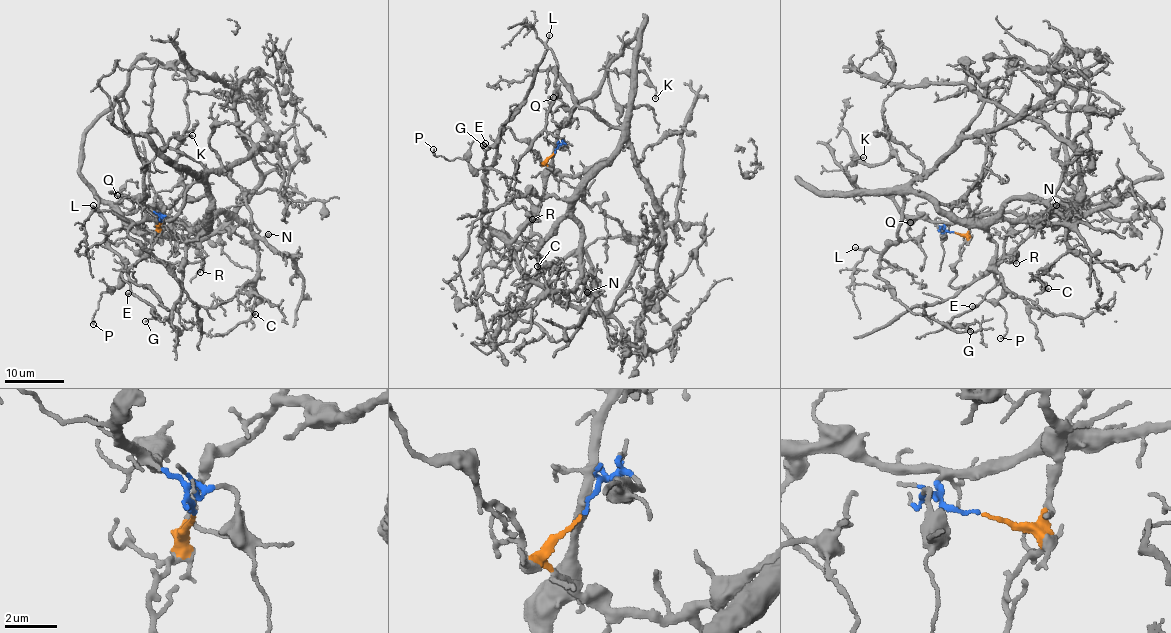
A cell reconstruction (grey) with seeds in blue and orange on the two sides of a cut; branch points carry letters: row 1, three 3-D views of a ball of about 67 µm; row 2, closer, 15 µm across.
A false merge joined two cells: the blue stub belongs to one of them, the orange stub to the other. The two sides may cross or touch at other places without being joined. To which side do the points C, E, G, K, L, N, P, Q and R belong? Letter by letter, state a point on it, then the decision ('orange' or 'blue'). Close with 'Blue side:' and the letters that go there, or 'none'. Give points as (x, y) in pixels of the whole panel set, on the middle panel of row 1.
C: (537, 266) | orange
E: (485, 143) | blue
G: (483, 145) | blue
K: (655, 98) | blue
L: (549, 35) | orange
N: (587, 292) | orange
P: (433, 149) | blue
Q: (553, 97) | blue
R: (532, 219) | blue
Blue side: E, G, K, P, Q, R

